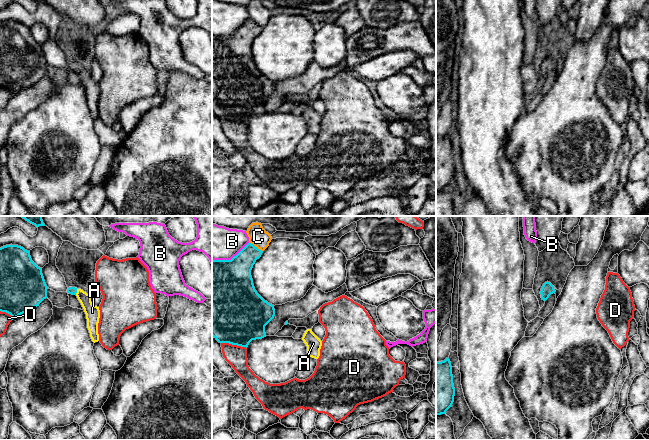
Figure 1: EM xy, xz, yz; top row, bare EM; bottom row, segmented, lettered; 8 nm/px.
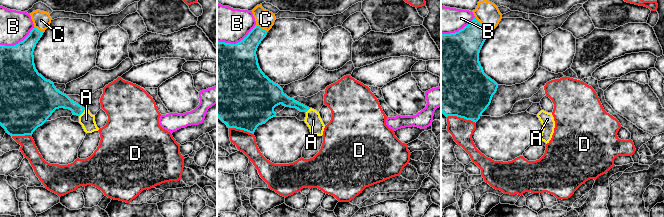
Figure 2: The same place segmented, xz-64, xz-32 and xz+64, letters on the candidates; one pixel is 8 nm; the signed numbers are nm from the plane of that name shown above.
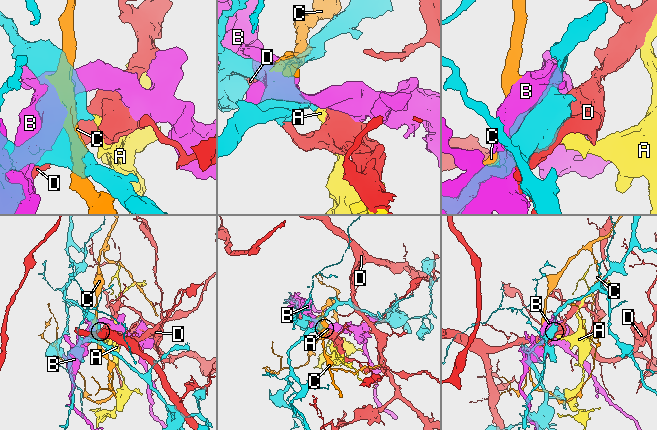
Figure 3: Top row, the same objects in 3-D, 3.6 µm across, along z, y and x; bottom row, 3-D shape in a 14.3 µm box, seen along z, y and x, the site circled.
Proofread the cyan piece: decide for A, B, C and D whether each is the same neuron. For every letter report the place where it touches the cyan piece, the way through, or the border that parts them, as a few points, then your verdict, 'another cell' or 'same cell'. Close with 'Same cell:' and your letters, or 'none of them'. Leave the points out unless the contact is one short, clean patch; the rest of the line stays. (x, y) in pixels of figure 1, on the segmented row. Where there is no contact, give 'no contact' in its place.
A: xy (76, 292) | across xy (71, 290), (76, 292), (85, 300), (92, 312) | same cell
B: xz (231, 259) | another cell
C: xz (256, 247) | another cell
D: xz (234, 344) | another cell
Same cell: A

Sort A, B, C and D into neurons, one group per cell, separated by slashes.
A / B / C / D

